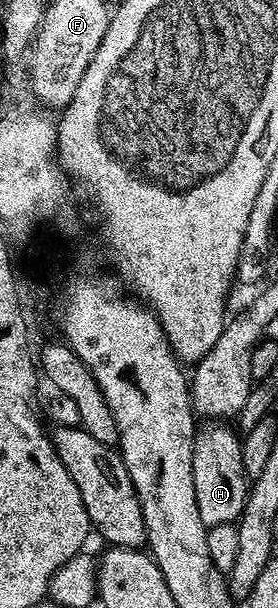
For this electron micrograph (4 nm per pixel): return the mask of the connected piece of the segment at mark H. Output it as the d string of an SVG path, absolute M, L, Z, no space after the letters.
M213 422L206 426L207 428L205 430L203 430L203 428L198 429L195 435L194 452L193 452L193 486L194 486L194 493L196 495L197 510L200 511L201 520L204 525L206 525L207 527L211 527L213 525L223 525L223 524L234 523L238 519L240 513L243 512L244 502L247 498L249 481L244 474L244 467L243 465L241 465L242 443L241 443L240 437L238 436L238 433L233 428L231 430L229 427L227 427L229 425L221 422Z

